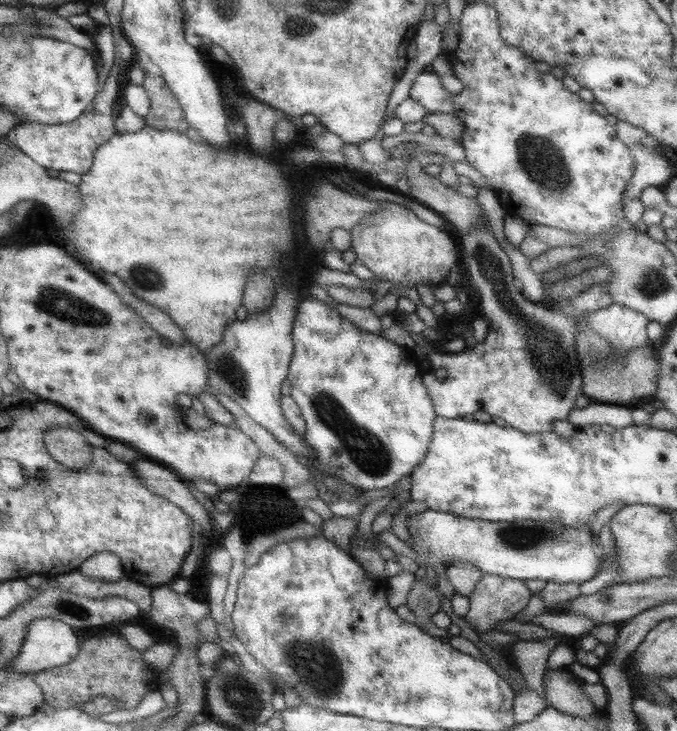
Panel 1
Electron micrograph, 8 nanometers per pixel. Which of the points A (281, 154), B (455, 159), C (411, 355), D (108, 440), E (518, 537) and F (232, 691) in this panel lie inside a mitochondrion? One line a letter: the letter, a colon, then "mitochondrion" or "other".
A: other
B: other
C: other
D: other
E: mitochondrion
F: mitochondrion

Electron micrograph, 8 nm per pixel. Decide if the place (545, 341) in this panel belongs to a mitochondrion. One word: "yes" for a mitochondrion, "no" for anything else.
yes

